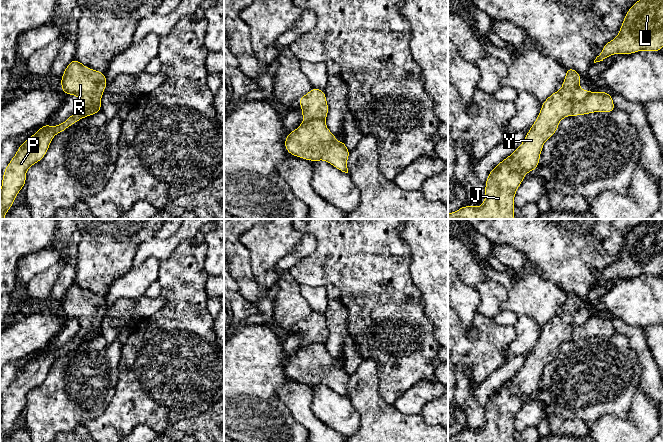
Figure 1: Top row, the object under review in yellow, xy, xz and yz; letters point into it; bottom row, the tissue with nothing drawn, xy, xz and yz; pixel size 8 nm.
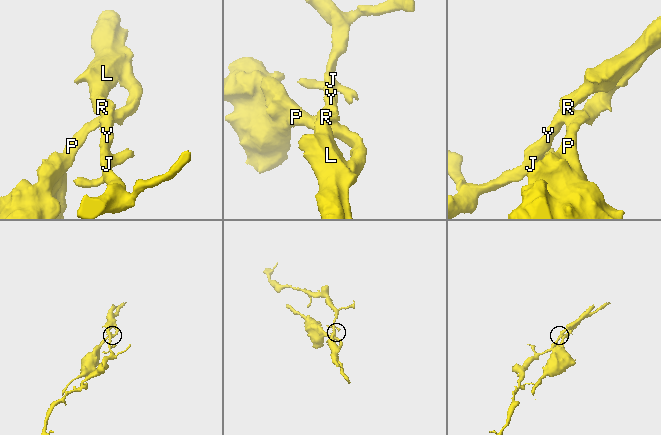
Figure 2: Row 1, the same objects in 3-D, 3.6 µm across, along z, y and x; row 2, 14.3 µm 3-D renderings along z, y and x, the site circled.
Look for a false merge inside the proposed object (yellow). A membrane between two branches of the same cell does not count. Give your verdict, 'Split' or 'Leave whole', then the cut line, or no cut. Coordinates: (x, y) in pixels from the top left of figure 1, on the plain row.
Split. Split along yz (590, 316), (583, 324), (573, 330), (570, 338)

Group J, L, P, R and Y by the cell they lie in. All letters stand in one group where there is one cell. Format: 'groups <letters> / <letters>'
groups J L R Y / P

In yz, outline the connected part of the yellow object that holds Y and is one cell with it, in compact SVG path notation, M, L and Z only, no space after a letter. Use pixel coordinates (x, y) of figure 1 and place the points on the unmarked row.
M566 292L566 301L561 313L554 316L543 326L538 342L529 353L524 365L488 398L485 409L485 424L482 429L480 431L465 429L448 438L448 443L515 443L514 421L524 404L524 400L537 393L543 369L557 355L559 346L570 340L573 330L584 325L590 317L589 314L580 313L580 301L580 297L576 294Z

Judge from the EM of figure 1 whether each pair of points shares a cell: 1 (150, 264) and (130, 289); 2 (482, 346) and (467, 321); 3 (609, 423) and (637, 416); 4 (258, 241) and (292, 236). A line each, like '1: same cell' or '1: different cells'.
1: same cell
2: different cells
3: same cell
4: same cell

